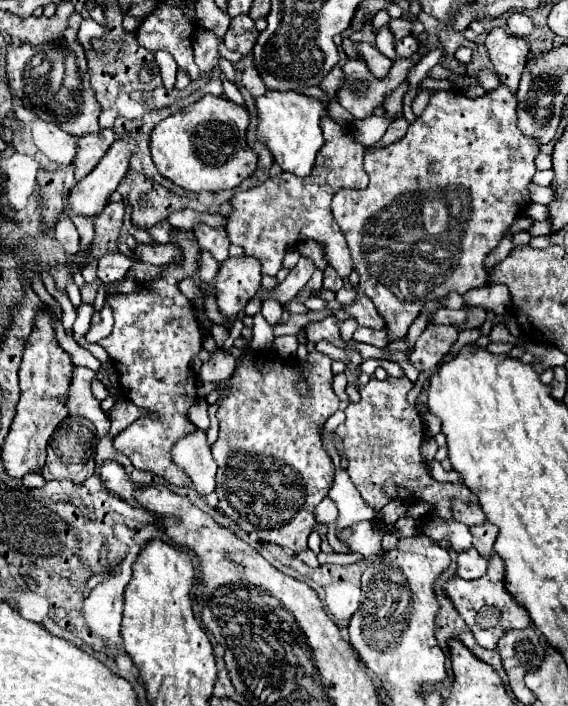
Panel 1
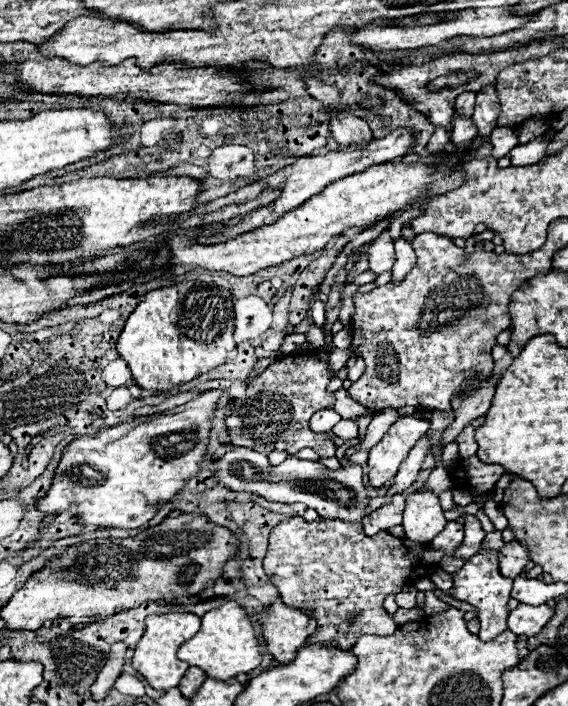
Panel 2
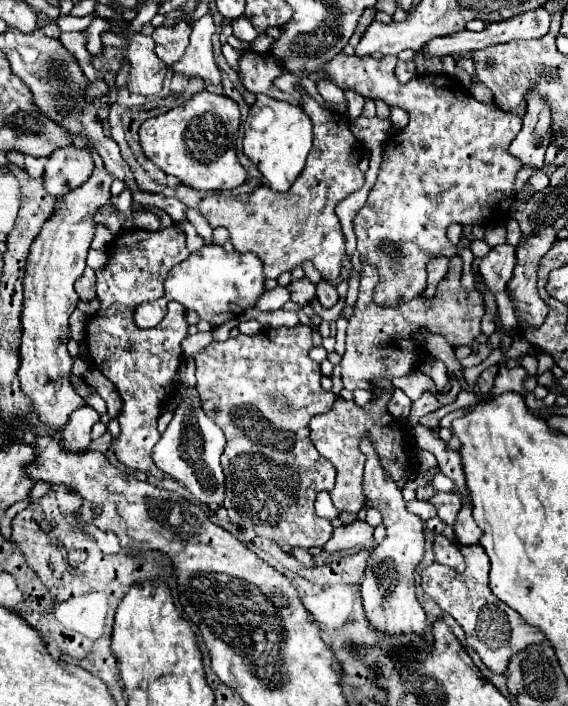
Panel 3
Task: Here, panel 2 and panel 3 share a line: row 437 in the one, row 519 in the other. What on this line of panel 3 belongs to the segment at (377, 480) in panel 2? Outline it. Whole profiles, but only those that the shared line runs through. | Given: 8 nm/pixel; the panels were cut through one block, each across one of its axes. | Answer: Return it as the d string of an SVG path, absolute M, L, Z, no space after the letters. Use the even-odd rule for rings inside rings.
M366 438L362 440L360 450L366 456L364 502L368 508L378 508L382 512L384 526L386 526L386 540L382 544L376 544L376 548L370 552L368 566L364 572L364 582L362 582L364 612L370 622L370 628L382 636L398 636L398 634L422 636L426 628L426 612L416 598L414 572L426 548L424 520L406 510L406 502L402 500L396 482L384 474L378 462L378 454Z

